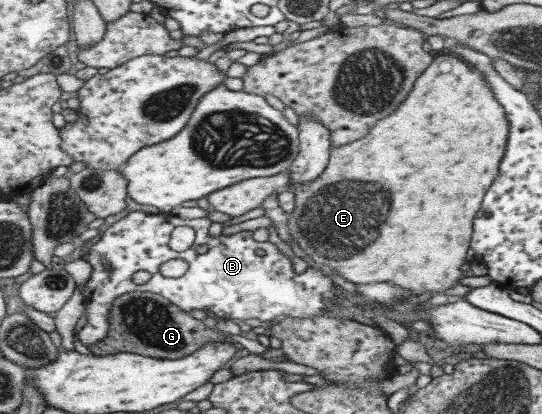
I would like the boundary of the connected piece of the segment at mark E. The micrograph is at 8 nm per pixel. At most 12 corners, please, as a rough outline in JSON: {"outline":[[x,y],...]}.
{"outline":[[438,55],[295,194],[356,285],[448,293],[506,152],[484,75]]}

